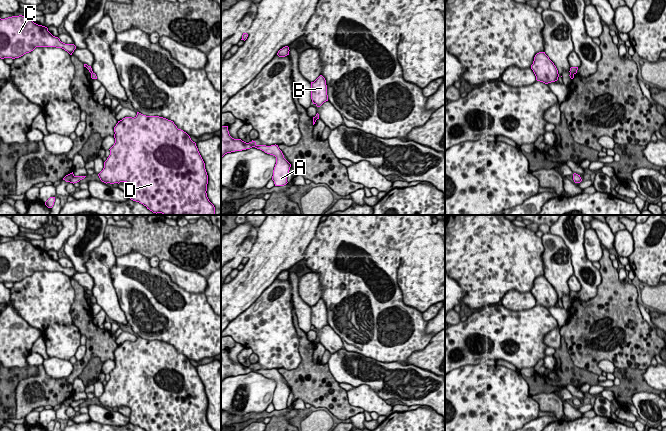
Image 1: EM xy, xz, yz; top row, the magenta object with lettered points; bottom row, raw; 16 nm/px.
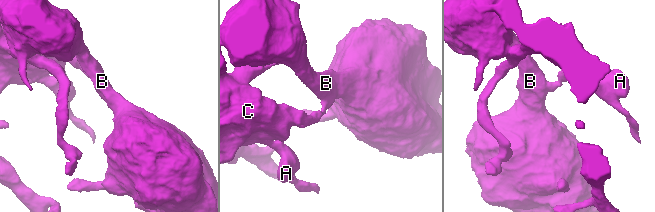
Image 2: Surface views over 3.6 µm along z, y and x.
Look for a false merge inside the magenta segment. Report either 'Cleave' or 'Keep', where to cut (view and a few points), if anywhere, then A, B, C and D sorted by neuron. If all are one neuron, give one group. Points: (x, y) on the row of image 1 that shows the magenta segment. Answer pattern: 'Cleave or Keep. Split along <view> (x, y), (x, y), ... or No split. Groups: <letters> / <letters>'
Keep. No split. Groups: A B C D

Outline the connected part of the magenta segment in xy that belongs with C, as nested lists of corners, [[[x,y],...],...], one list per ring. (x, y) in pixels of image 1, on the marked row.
[[[19,15],[0,18],[0,58],[19,58],[36,47],[62,48],[70,55],[76,49],[74,44],[65,44],[53,36],[48,28]]]

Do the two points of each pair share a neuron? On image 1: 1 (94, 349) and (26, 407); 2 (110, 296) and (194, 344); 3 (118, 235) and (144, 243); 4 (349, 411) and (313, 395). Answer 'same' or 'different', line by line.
1: same
2: different
3: same
4: same

